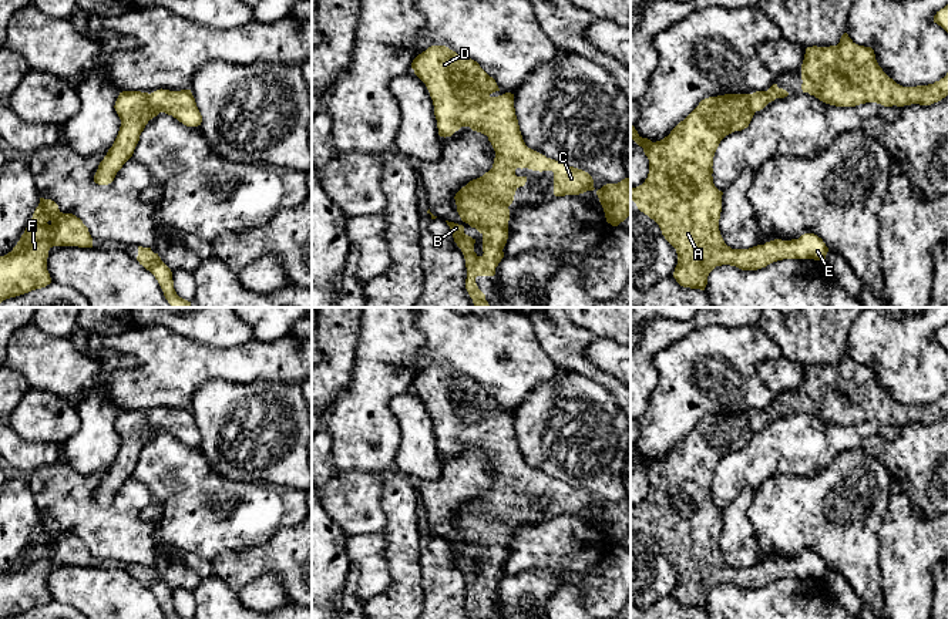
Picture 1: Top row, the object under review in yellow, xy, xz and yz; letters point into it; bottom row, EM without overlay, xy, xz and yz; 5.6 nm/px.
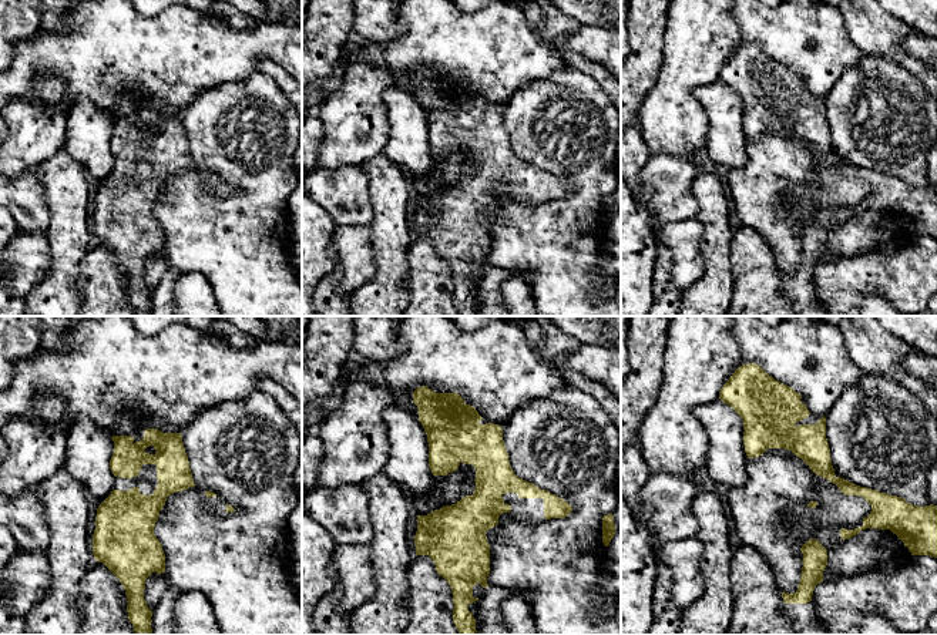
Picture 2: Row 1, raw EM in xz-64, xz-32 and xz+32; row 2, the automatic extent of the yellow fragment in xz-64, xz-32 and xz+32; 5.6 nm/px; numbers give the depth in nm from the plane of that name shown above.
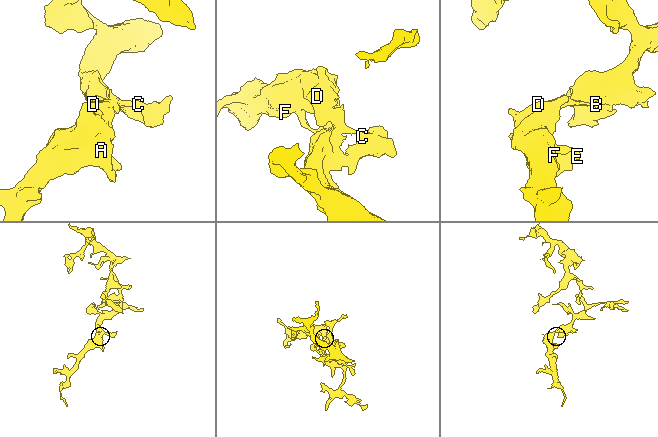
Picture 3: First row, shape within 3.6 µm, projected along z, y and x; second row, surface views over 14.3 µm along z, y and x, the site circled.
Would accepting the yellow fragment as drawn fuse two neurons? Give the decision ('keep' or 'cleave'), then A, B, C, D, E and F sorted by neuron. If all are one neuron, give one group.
keep; groups A B C D E F

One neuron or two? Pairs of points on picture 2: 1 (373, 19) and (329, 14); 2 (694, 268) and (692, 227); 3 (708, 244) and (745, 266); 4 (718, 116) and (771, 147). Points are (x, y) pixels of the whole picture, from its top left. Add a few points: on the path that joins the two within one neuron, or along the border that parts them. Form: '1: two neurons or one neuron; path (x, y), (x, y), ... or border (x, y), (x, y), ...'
1: two neurons; border (355, 14), (355, 22), (346, 42)
2: one neuron; path (691, 258), (691, 237)
3: two neurons; border (734, 232), (731, 242), (732, 291)
4: two neurons; border (748, 140), (746, 161), (729, 168)

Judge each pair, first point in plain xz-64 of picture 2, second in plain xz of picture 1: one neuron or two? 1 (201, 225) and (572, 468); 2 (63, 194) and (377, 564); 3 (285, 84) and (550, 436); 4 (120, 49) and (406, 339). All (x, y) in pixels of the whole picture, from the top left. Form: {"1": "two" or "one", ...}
{"1": "one", "2": "two", "3": "two", "4": "two"}

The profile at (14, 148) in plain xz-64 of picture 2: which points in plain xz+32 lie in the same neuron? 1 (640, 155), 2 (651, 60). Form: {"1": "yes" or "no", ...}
{"1": "no", "2": "no"}

